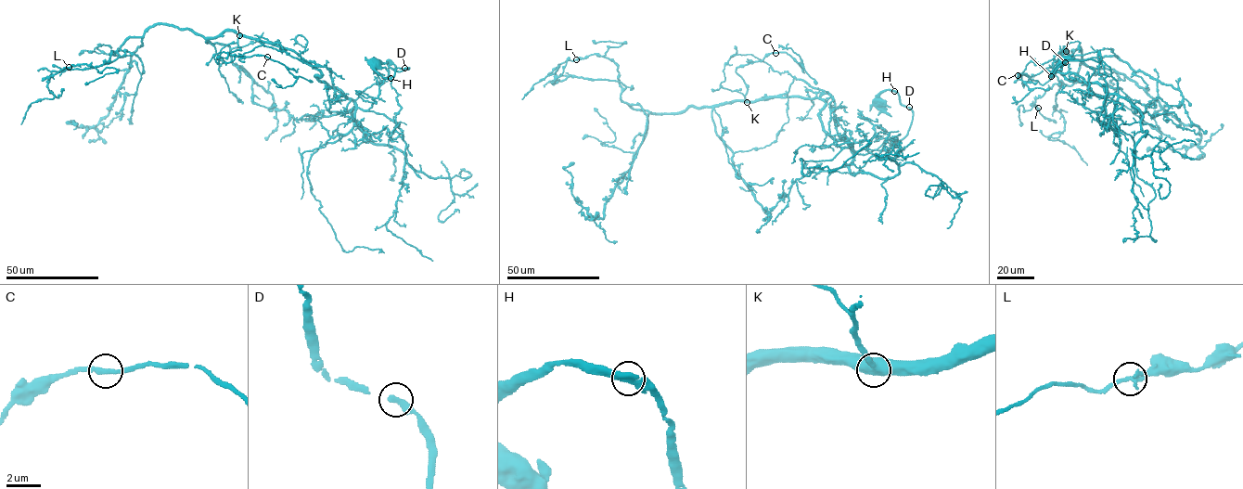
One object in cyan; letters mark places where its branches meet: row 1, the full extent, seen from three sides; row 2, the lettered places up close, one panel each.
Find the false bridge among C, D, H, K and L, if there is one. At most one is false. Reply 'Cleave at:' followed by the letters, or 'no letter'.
Cleave at: no letter

